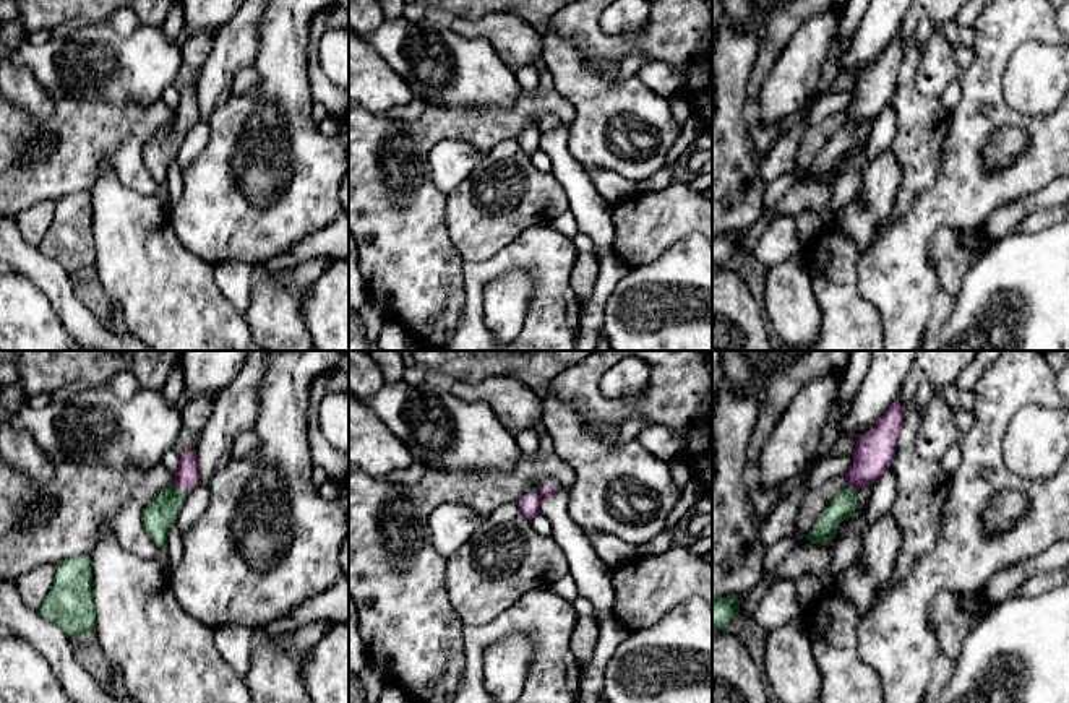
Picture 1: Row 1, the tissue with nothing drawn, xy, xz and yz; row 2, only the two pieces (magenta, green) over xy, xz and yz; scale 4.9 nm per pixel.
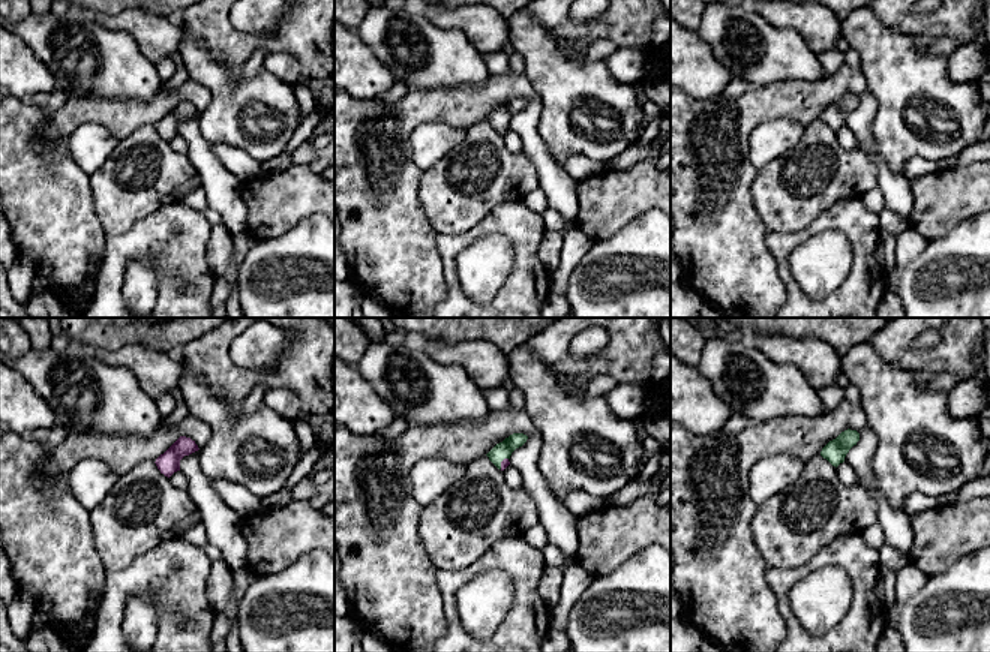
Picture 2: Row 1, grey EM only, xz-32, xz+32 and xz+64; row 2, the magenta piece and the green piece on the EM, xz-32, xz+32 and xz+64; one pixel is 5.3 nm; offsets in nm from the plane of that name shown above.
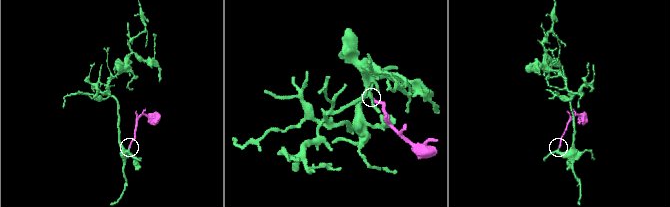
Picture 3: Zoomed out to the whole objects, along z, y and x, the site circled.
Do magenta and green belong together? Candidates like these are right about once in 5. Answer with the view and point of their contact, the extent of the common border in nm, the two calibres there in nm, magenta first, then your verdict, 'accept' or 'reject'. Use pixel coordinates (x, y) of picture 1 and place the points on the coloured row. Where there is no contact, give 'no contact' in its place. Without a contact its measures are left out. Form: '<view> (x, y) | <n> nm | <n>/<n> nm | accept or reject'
xy (182, 489) | 90 nm | 120/160 nm | accept

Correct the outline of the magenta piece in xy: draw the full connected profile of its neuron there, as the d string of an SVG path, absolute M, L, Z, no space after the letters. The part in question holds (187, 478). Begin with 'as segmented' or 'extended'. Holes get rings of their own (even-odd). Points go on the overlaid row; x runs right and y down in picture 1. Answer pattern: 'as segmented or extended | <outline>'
extended | M187 450L178 456L174 485L162 490L141 513L144 529L161 550L165 547L169 531L177 523L188 494L200 484L198 451Z

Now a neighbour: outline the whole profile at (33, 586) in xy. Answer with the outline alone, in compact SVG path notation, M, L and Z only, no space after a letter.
M39 565L13 580L19 597L29 609L37 610L54 584L55 565Z

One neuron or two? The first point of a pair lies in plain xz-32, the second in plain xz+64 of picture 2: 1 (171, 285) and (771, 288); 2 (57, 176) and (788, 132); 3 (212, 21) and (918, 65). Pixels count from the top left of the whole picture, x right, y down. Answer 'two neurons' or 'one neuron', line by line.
1: two neurons
2: two neurons
3: two neurons

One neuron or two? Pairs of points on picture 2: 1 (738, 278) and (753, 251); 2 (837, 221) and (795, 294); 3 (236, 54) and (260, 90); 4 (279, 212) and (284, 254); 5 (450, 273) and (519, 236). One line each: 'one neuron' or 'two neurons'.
1: one neuron
2: one neuron
3: two neurons
4: two neurons
5: one neuron

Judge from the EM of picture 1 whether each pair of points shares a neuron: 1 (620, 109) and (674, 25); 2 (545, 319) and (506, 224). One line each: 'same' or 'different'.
1: different
2: different

